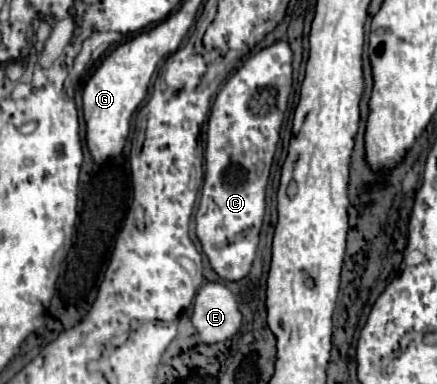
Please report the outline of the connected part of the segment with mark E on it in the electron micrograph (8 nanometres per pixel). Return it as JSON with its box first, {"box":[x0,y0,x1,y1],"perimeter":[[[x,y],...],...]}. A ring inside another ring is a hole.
{"box":[191,283,241,345],"perimeter":[[[221,283],[203,285],[195,297],[191,323],[201,343],[211,345],[231,339],[241,325],[241,313],[233,293]]]}

